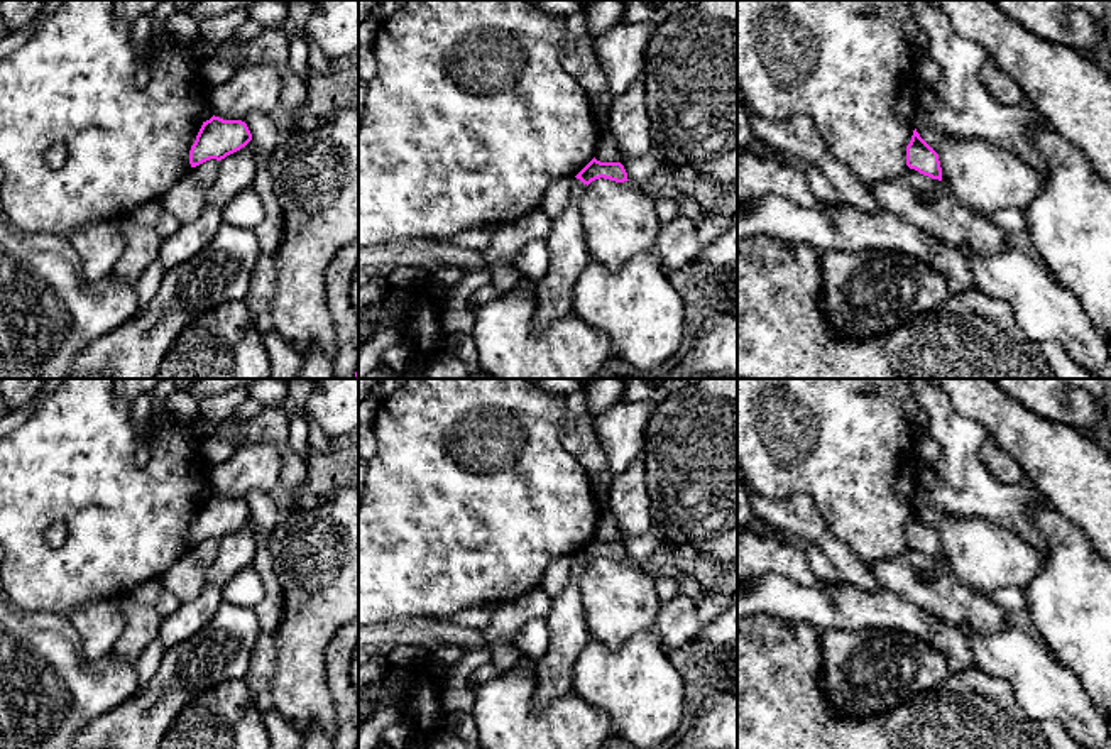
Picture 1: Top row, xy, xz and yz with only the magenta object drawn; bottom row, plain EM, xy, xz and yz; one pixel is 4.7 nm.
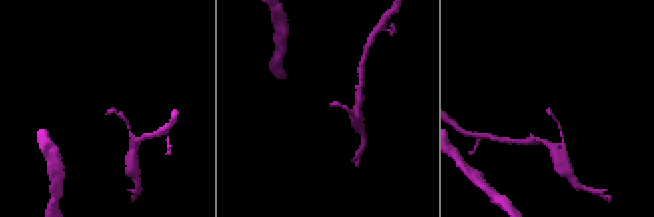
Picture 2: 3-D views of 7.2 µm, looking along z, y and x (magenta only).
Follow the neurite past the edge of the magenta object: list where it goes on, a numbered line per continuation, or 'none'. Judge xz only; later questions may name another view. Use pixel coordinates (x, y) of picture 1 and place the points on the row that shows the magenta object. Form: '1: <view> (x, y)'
none

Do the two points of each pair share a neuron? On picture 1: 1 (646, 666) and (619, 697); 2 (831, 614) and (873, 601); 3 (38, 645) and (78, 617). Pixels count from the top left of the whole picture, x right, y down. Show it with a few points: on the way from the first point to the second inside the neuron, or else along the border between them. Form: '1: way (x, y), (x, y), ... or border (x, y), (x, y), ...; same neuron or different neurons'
1: way (640, 673), (626, 690); same neuron
2: way (841, 607), (863, 607); same neuron
3: border (66, 623), (80, 639); different neurons

